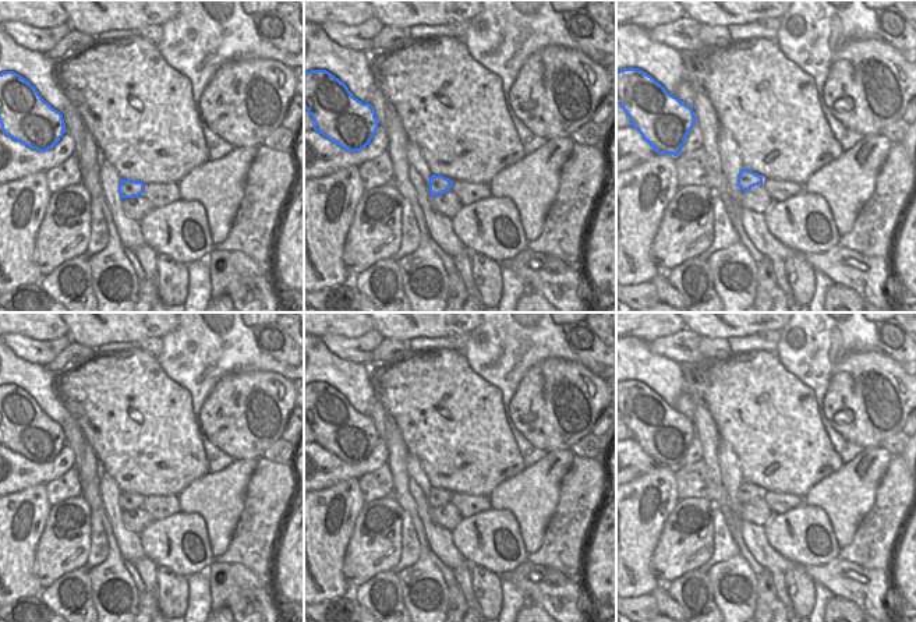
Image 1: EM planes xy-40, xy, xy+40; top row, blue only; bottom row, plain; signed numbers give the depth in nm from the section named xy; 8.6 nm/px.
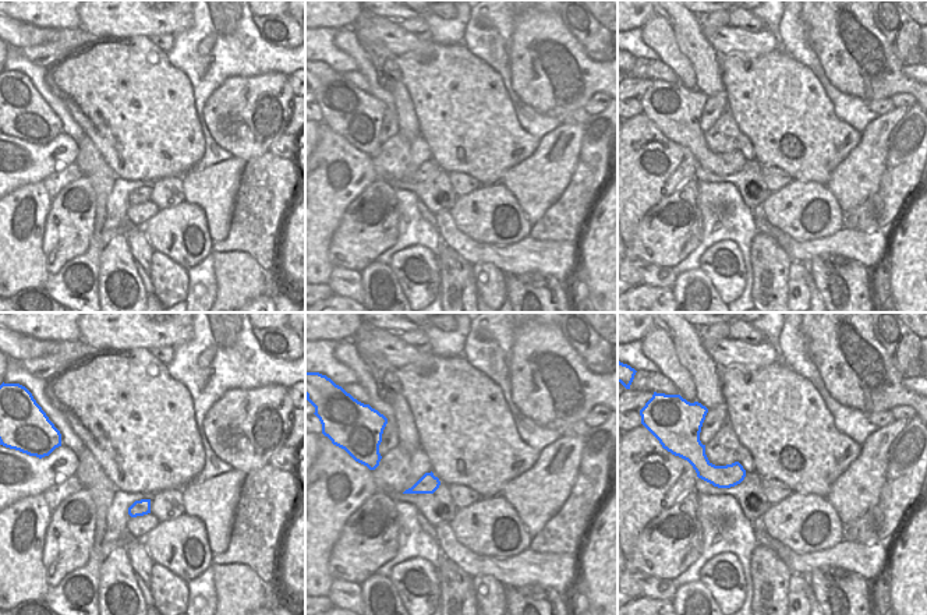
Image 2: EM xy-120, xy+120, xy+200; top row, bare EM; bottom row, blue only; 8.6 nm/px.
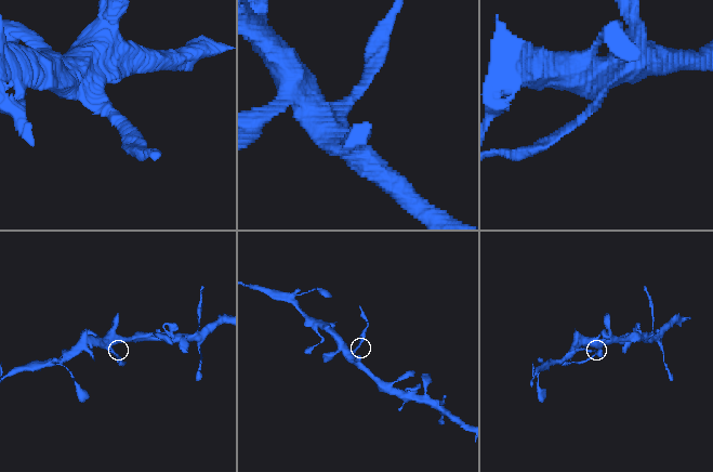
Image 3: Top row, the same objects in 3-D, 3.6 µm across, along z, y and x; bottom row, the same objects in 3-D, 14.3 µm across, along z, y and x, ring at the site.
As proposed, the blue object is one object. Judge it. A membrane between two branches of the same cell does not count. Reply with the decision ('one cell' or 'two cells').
two cells

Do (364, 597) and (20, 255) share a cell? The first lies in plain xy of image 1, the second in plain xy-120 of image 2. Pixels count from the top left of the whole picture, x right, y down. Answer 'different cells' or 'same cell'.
different cells

